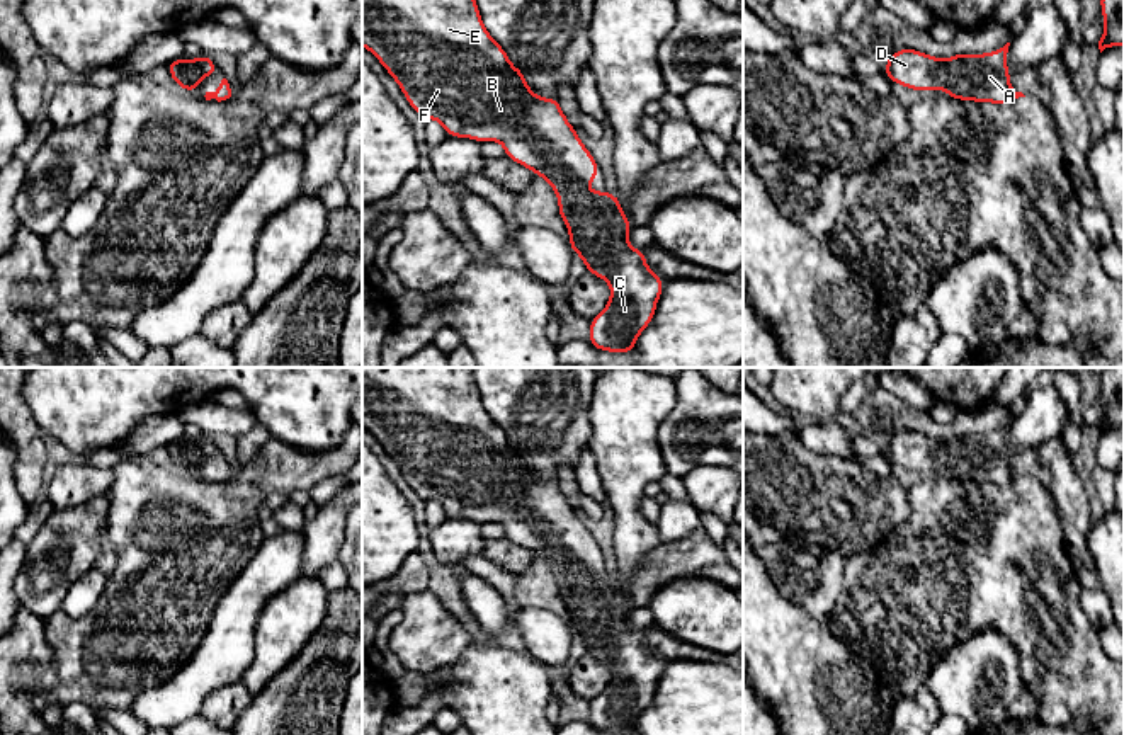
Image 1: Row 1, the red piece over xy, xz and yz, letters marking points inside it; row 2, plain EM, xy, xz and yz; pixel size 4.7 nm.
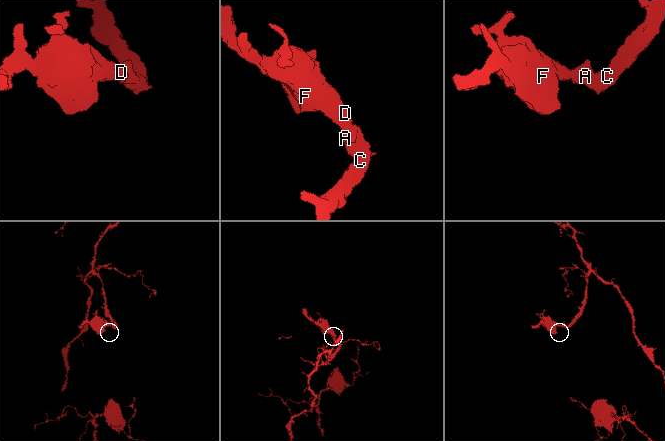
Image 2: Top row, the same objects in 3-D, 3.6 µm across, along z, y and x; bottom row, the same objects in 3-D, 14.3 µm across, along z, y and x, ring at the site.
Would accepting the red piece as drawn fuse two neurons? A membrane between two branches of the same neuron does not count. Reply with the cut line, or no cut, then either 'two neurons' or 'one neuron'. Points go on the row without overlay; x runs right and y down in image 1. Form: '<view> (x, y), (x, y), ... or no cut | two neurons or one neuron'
no cut | one neuron

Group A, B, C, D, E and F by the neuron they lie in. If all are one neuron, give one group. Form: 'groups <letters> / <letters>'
groups A B C D E F

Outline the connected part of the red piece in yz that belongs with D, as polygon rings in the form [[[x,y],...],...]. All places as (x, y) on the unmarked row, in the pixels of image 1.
[[[1010,424],[981,436],[954,434],[945,442],[923,432],[903,429],[884,439],[884,458],[891,464],[900,464],[918,475],[928,470],[944,470],[954,481],[1007,487],[1025,478],[1022,473],[1012,471],[1007,447],[1008,427]]]

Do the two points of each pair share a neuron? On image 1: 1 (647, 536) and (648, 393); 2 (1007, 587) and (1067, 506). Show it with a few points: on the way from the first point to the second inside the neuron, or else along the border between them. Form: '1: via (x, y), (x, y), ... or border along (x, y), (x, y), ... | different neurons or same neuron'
1: via (628, 501), (628, 429) | same neuron
2: border along (1046, 487), (1056, 507), (1063, 548), (1068, 555) | different neurons

